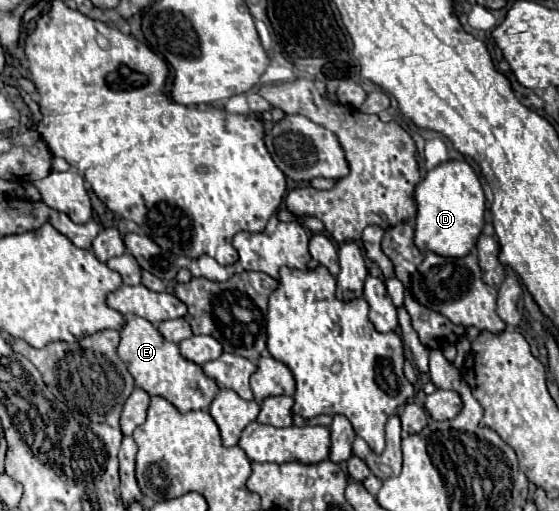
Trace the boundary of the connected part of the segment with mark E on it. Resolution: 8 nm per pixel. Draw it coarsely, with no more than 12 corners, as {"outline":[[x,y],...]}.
{"outline":[[141,316],[119,358],[149,396],[209,410],[221,386]]}

